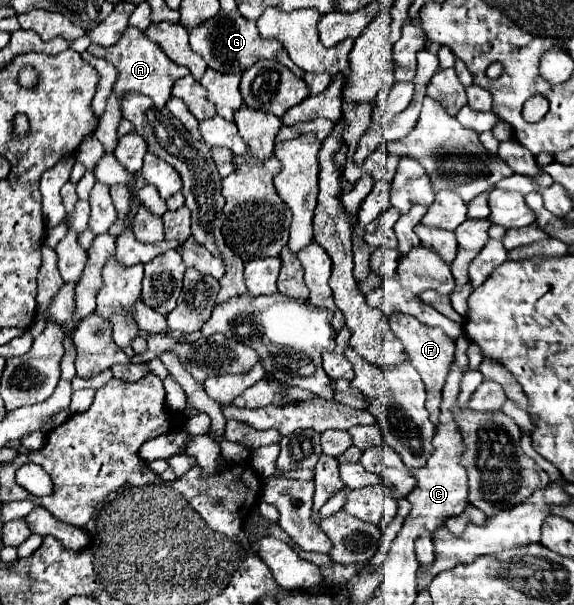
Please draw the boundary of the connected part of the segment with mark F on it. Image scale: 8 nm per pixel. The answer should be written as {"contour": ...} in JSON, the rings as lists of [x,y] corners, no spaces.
{"contour":[[[391,315],[389,323],[391,323],[391,331],[395,333],[395,337],[403,343],[411,365],[417,369],[417,373],[421,375],[421,379],[425,383],[425,389],[427,389],[425,407],[429,411],[431,423],[437,425],[437,421],[439,421],[439,405],[441,405],[441,389],[443,389],[447,371],[449,371],[449,365],[453,361],[455,343],[439,327],[427,327],[427,325],[419,323],[415,317],[409,317],[409,315]]]}

